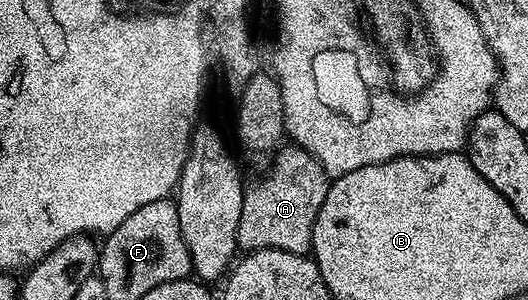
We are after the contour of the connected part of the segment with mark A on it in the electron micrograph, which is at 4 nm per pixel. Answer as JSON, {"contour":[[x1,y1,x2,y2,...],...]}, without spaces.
{"contour":[[280,146,273,158,275,164,271,167,271,176,264,183,244,190,241,221,237,229,238,246,244,252,272,247,306,255,311,250,317,213,321,213,321,205,325,205,329,177,323,172,323,166,302,147]]}

